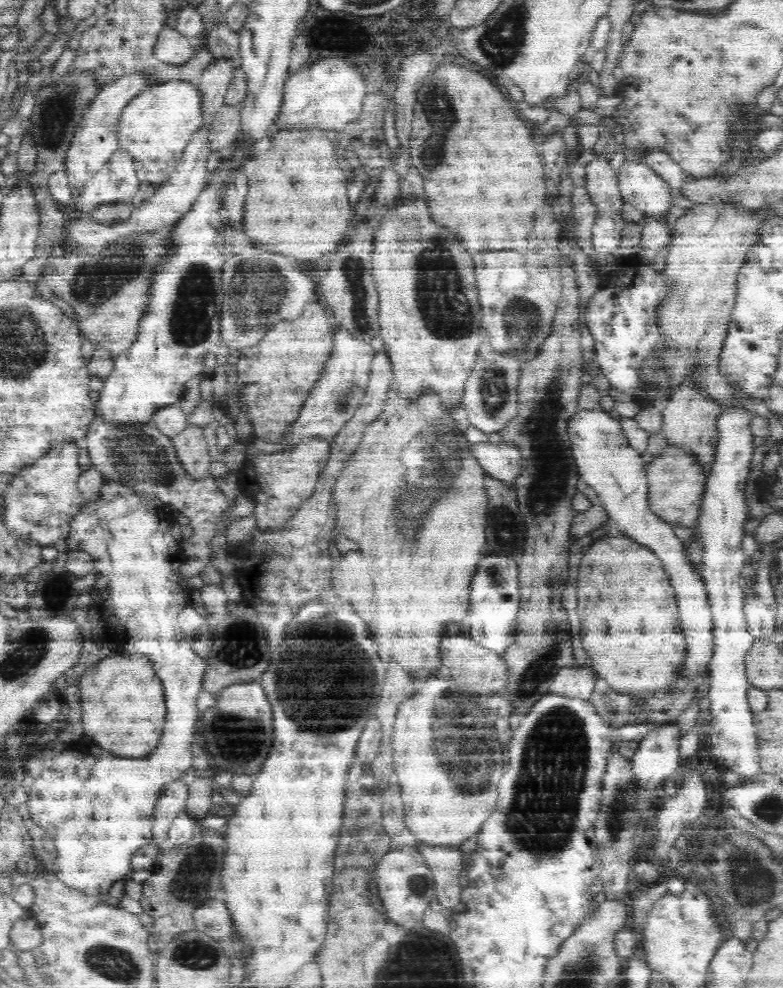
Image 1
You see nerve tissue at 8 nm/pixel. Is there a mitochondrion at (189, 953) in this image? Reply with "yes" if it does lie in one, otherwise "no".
yes

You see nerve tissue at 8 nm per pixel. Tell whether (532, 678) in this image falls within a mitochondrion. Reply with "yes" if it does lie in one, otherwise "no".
yes

